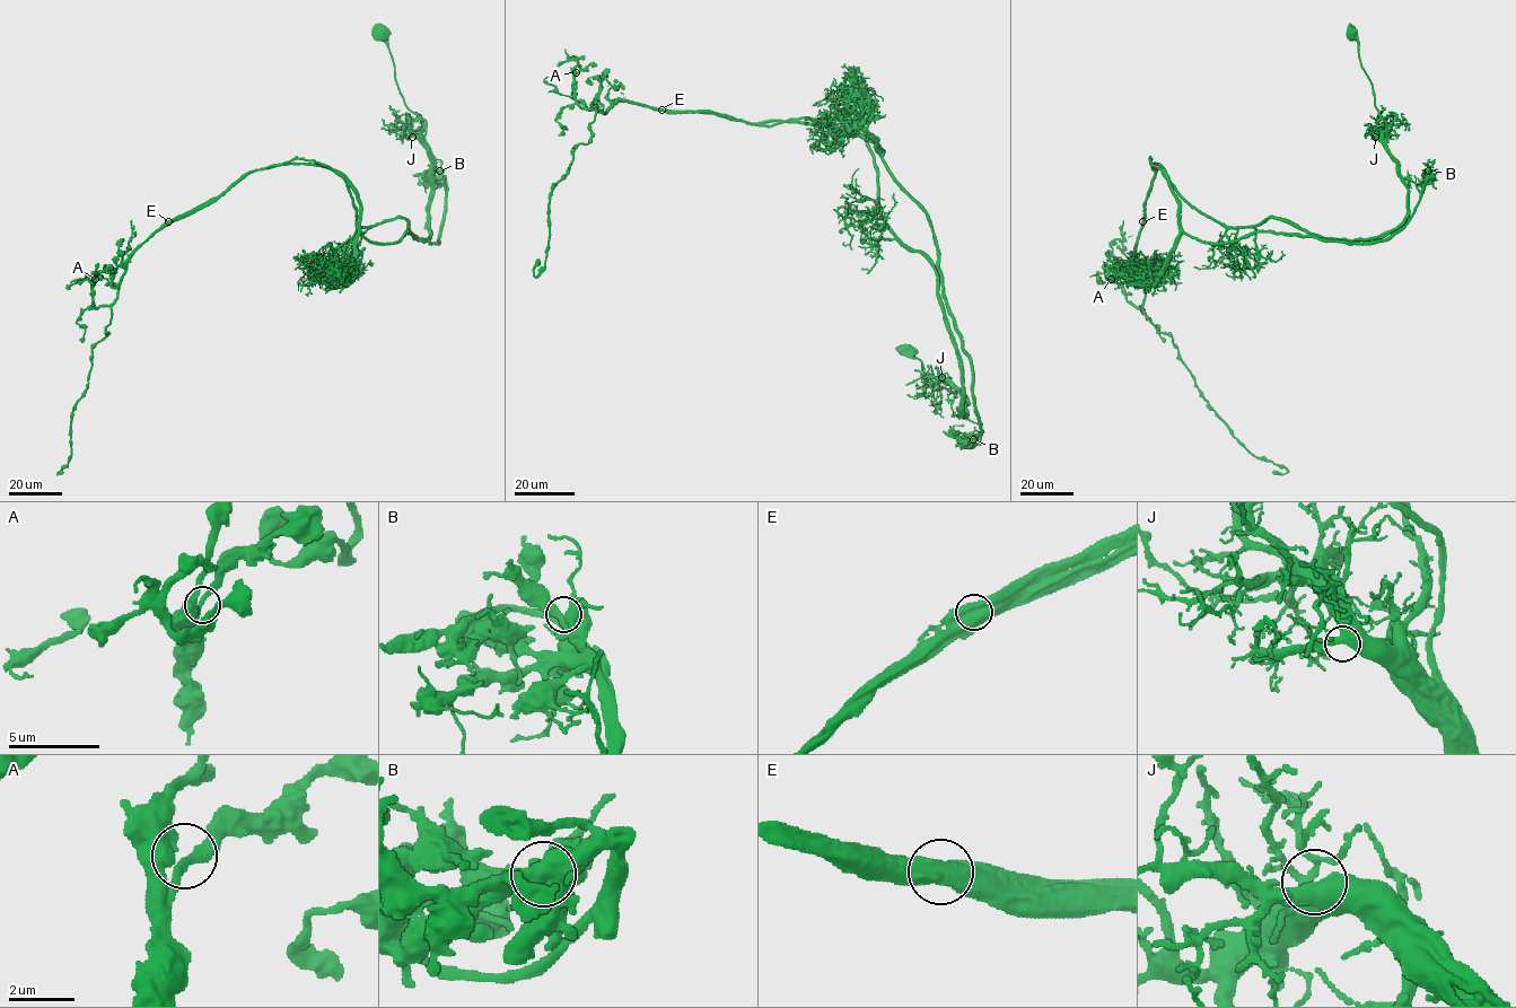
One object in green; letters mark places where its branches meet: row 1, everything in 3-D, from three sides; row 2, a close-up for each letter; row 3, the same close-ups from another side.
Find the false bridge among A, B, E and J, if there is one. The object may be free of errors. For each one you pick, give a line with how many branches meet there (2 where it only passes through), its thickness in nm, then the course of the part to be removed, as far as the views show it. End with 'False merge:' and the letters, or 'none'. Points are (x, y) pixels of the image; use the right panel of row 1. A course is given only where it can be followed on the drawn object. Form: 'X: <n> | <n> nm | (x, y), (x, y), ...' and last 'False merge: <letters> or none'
E: 2 | 750 nm | (1142, 221), (1154, 164), (1180, 226), (1205, 242), (1255, 233), (1386, 240), (1430, 180), (1416, 184)
False merge: E

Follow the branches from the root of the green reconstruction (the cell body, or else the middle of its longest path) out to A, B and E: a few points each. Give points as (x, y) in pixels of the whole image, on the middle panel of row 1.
A: (904, 350), (958, 389), (964, 414), (938, 275), (883, 217), (861, 137), (627, 102), (583, 108), (576, 72)
B: (904, 350), (921, 361), (927, 374), (948, 382), (958, 389), (964, 400), (963, 413), (982, 429), (973, 439)
E: (904, 350), (958, 389), (964, 414), (938, 275), (883, 217), (861, 137), (662, 110)

